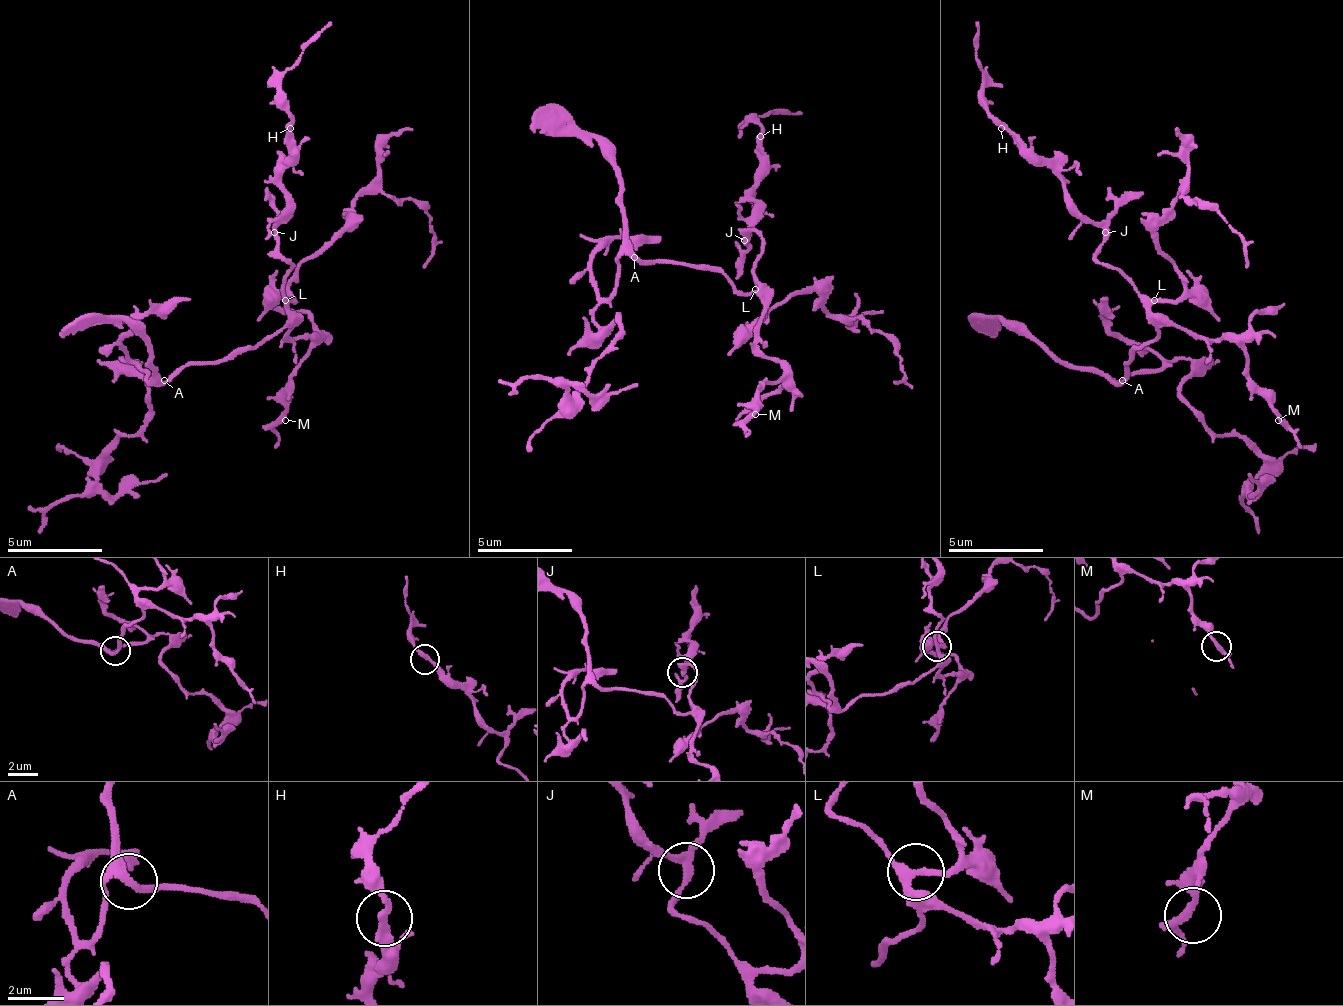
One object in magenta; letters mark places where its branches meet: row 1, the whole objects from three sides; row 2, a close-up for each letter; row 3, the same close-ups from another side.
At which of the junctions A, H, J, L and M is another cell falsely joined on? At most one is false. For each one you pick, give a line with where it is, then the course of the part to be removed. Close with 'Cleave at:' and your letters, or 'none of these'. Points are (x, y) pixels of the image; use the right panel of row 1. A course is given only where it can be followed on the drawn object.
Cleave at: none of these

